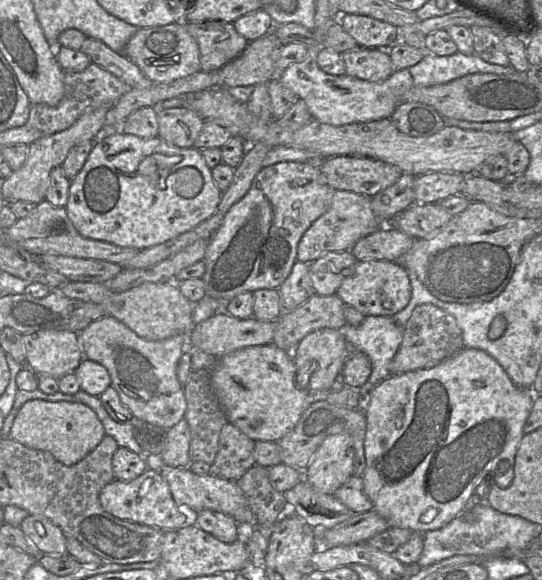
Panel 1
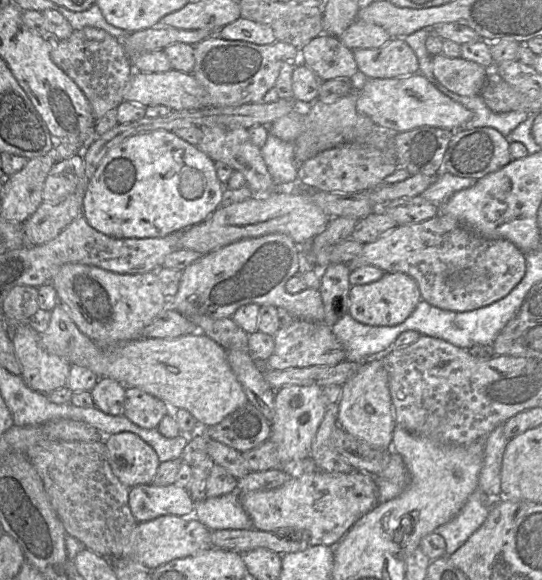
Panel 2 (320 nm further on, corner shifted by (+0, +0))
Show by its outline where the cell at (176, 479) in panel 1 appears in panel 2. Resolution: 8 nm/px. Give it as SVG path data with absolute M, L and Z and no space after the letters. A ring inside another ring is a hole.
M320 470L296 471L289 481L278 488L240 493L240 502L252 520L255 529L304 541L309 546L326 545L332 548L362 516L374 509L379 503L376 478L356 470L350 473Z

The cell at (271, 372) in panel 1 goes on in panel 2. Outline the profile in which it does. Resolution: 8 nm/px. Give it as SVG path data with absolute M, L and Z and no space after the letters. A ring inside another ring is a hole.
M58 303L49 313L48 327L41 333L41 343L51 354L71 365L88 368L99 378L111 378L125 387L139 388L164 401L172 411L187 410L203 427L220 423L248 402L228 363L226 350L200 331L172 339L139 338L103 348L83 334L66 308Z

